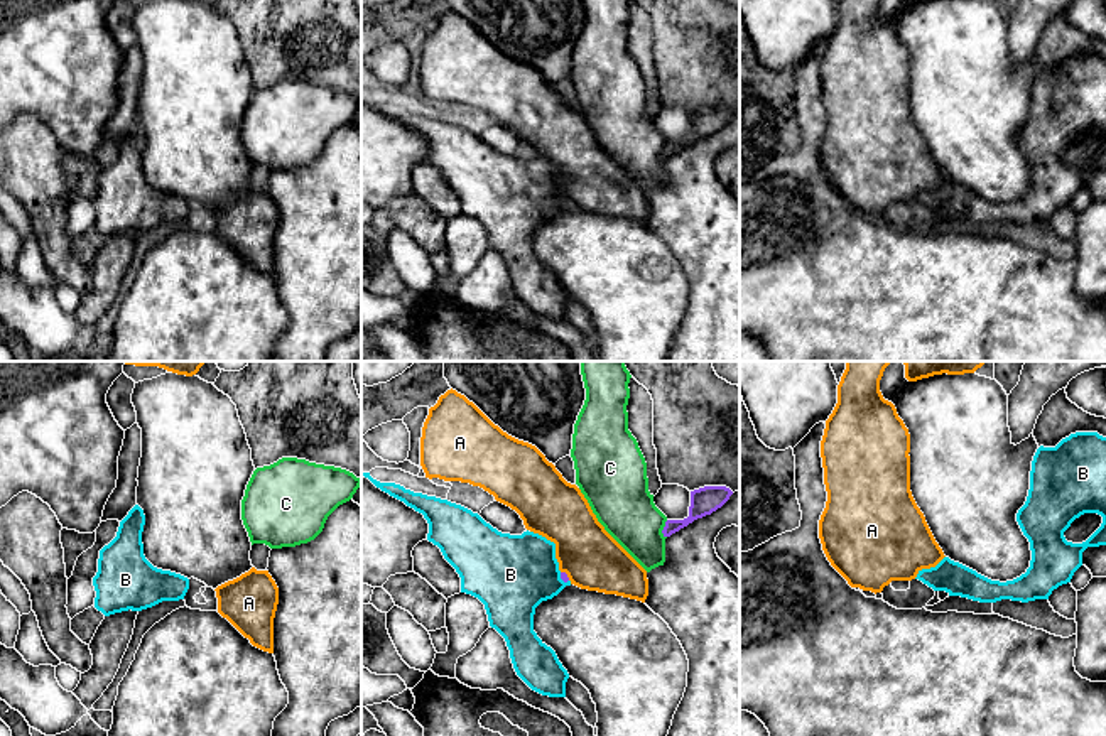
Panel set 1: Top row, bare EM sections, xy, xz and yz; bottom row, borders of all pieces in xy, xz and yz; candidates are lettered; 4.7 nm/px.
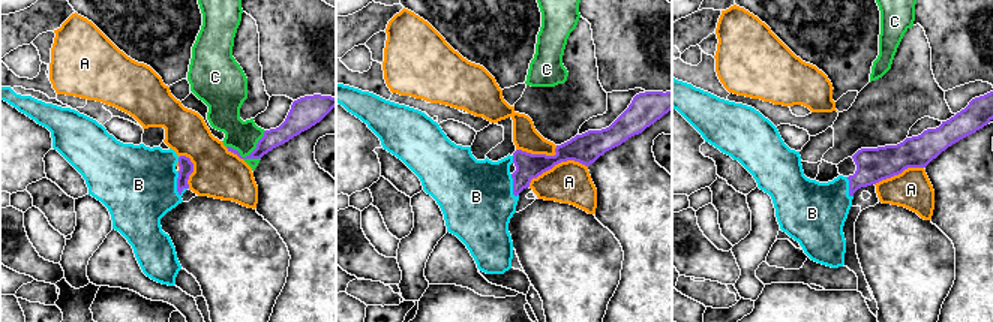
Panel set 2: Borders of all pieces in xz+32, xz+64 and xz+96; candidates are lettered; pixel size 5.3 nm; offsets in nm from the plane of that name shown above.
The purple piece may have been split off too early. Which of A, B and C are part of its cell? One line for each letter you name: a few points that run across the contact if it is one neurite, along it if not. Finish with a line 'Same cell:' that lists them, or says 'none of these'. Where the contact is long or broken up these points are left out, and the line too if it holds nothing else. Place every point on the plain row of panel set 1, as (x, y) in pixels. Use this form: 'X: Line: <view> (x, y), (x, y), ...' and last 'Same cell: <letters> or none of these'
Same cell: B

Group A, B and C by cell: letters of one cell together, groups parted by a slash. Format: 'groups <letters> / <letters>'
groups A / B / C

